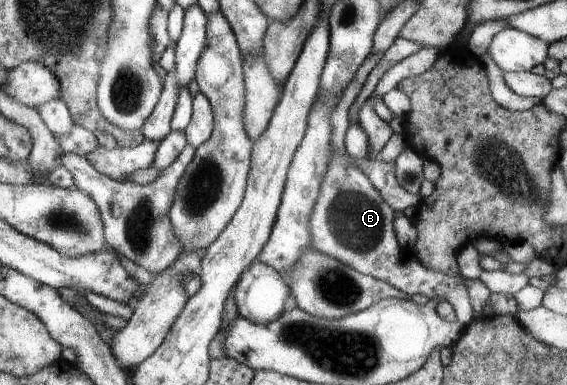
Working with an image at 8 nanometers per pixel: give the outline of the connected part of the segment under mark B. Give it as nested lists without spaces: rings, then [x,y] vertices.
[[[384,51],[369,53],[363,63],[355,71],[353,79],[345,85],[339,95],[337,107],[329,113],[329,163],[327,171],[321,179],[319,195],[313,203],[313,211],[309,213],[309,241],[314,250],[323,255],[341,261],[363,275],[388,283],[391,287],[401,290],[405,296],[421,294],[427,299],[443,299],[452,304],[456,320],[466,326],[473,319],[473,309],[469,303],[467,285],[460,274],[441,275],[436,271],[425,269],[418,259],[408,250],[399,247],[395,237],[392,220],[397,216],[379,191],[369,183],[369,179],[345,157],[344,137],[347,131],[347,110],[357,97],[372,67],[381,59]]]

